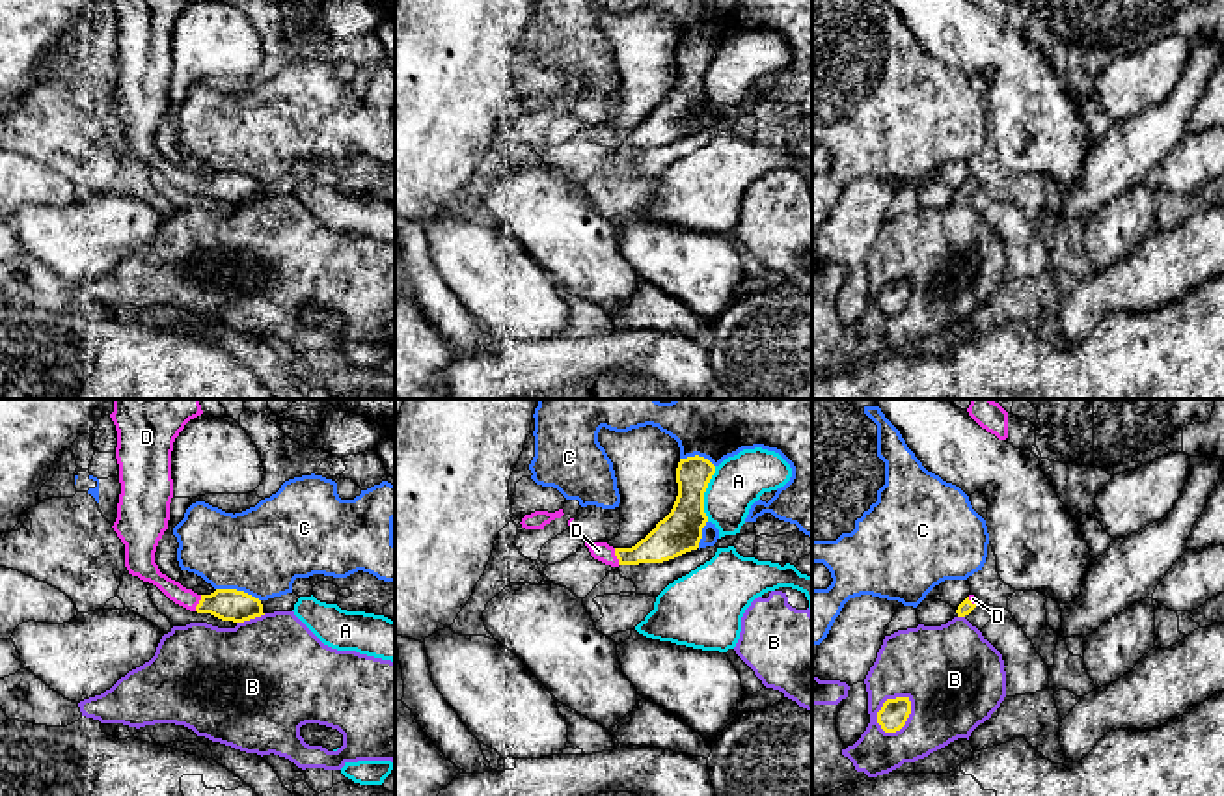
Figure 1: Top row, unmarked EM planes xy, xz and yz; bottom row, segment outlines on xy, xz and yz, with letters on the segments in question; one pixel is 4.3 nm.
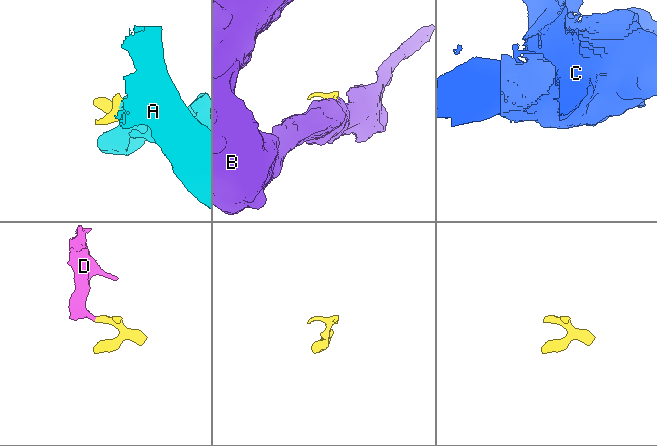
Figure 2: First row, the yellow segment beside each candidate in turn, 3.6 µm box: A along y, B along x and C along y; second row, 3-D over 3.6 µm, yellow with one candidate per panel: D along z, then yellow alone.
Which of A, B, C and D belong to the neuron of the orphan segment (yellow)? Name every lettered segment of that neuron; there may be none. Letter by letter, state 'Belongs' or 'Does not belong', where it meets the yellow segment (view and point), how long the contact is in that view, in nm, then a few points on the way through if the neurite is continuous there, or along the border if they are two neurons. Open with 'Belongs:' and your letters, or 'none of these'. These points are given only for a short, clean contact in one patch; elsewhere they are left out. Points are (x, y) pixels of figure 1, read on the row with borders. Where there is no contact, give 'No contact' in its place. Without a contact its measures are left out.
Belongs: D
A: Does not belong. Touches yellow at xz (703, 494). Shared border 240 nm
B: Does not belong. Touches yellow at yz (906, 720). Shared border 190 nm
C: Does not belong. Touches yellow at xy (239, 591). Shared border 200 nm
D: Belongs. Touches yellow at xy (200, 603). Shared border 80 nm. Path across: xy (228, 604), (200, 603), (185, 597)

